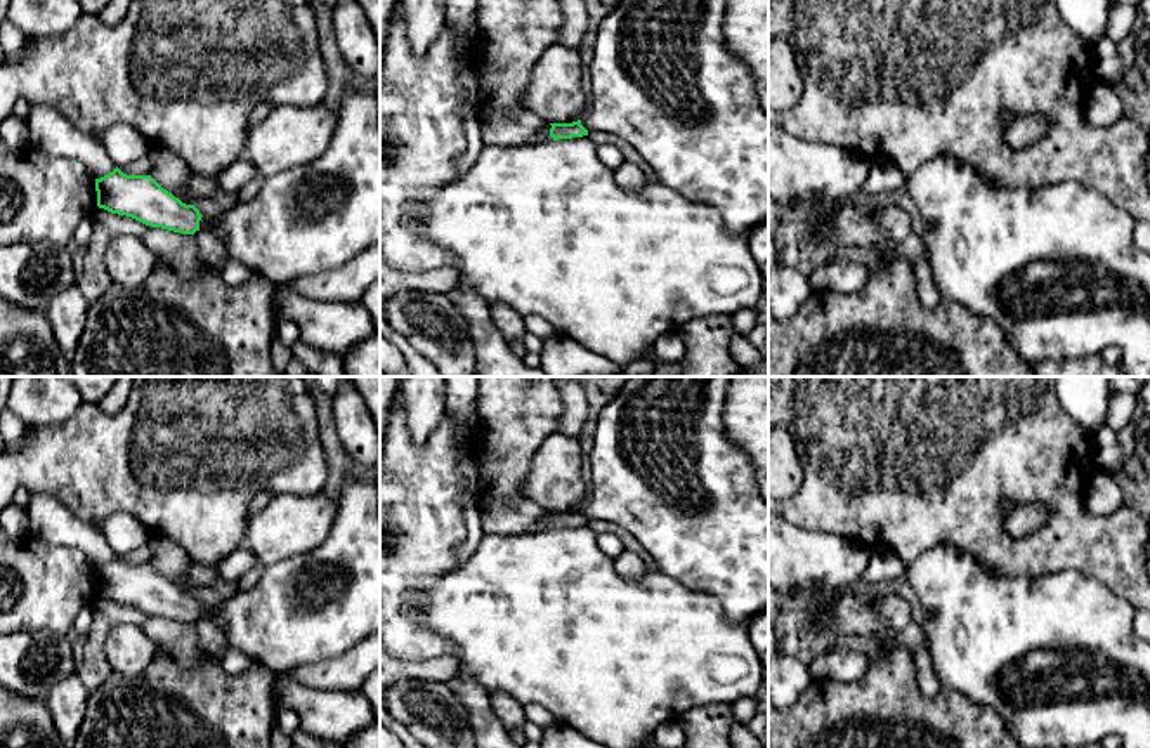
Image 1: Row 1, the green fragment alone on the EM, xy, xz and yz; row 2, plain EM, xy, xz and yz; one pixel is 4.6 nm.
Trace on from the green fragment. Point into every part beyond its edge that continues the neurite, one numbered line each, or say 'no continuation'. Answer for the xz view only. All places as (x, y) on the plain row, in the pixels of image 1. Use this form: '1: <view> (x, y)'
1: xz (663, 467)

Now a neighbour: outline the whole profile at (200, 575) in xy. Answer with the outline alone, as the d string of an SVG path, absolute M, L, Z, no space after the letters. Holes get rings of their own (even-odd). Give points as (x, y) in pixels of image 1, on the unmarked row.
M193 562L187 571L186 576L189 580L189 594L194 594L199 588L205 588L208 585L212 585L217 576L217 566L215 564L206 564L206 562Z

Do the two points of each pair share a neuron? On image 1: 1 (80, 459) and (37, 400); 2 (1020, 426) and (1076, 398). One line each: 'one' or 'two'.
1: two
2: two

